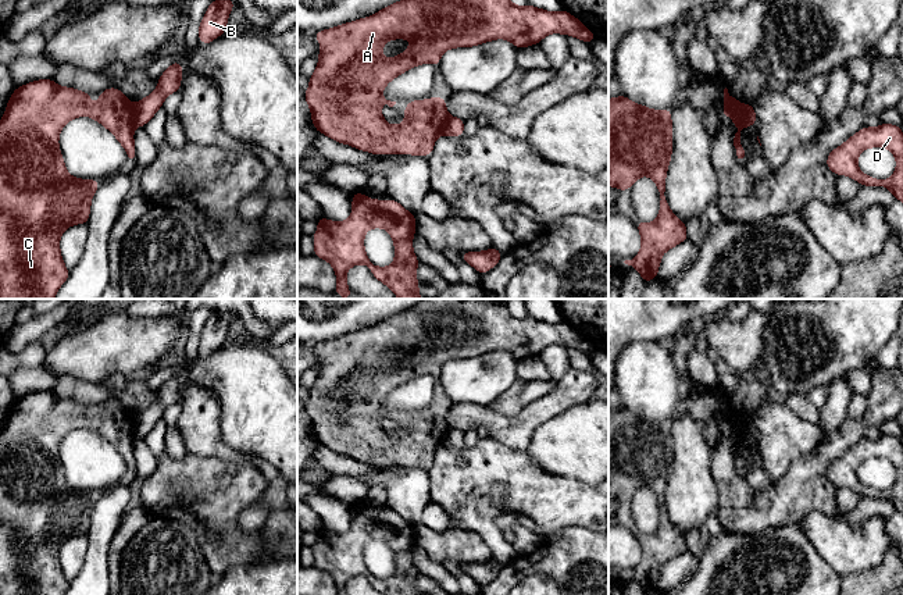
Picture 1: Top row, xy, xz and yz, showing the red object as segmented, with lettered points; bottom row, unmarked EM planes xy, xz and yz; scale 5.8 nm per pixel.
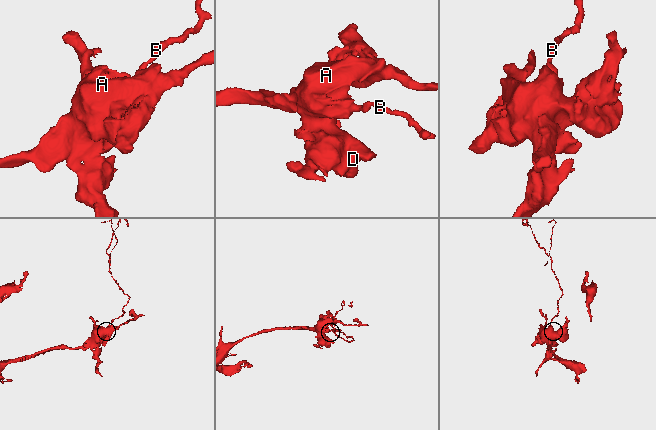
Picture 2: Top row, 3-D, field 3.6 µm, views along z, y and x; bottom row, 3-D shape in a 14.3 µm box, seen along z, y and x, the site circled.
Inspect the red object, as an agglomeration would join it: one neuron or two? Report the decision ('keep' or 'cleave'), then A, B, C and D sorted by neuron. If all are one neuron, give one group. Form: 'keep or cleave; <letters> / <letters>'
cleave; A C D / B

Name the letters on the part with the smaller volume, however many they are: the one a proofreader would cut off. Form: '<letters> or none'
B

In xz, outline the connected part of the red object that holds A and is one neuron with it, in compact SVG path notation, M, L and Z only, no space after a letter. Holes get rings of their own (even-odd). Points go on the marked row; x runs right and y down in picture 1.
M400 0L371 17L318 31L313 35L321 43L318 65L308 79L308 89L304 92L306 101L311 110L313 124L320 133L371 154L431 156L435 140L443 133L443 128L450 118L446 110L446 99L433 96L426 100L413 100L406 104L406 121L400 125L389 125L379 107L382 104L393 107L396 101L382 97L383 88L400 74L420 64L428 63L438 67L442 54L449 49L472 47L495 39L507 39L517 49L522 49L538 44L549 33L570 35L586 43L592 43L596 39L592 31L565 10L550 13L529 4L517 7L511 0ZM392 39L411 39L413 44L406 47L400 56L383 58L382 46Z

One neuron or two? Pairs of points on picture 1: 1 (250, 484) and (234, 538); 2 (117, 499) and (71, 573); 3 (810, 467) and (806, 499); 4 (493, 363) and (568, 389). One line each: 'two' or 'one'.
1: one
2: two
3: one
4: two

